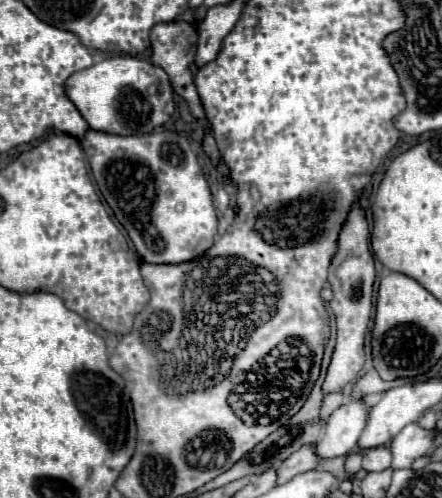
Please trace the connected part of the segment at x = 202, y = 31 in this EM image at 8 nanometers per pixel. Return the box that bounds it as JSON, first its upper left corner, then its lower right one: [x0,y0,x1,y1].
[195,8,241,66]

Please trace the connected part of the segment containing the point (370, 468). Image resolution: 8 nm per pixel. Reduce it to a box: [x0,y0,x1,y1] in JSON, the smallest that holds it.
[361,448,391,472]

